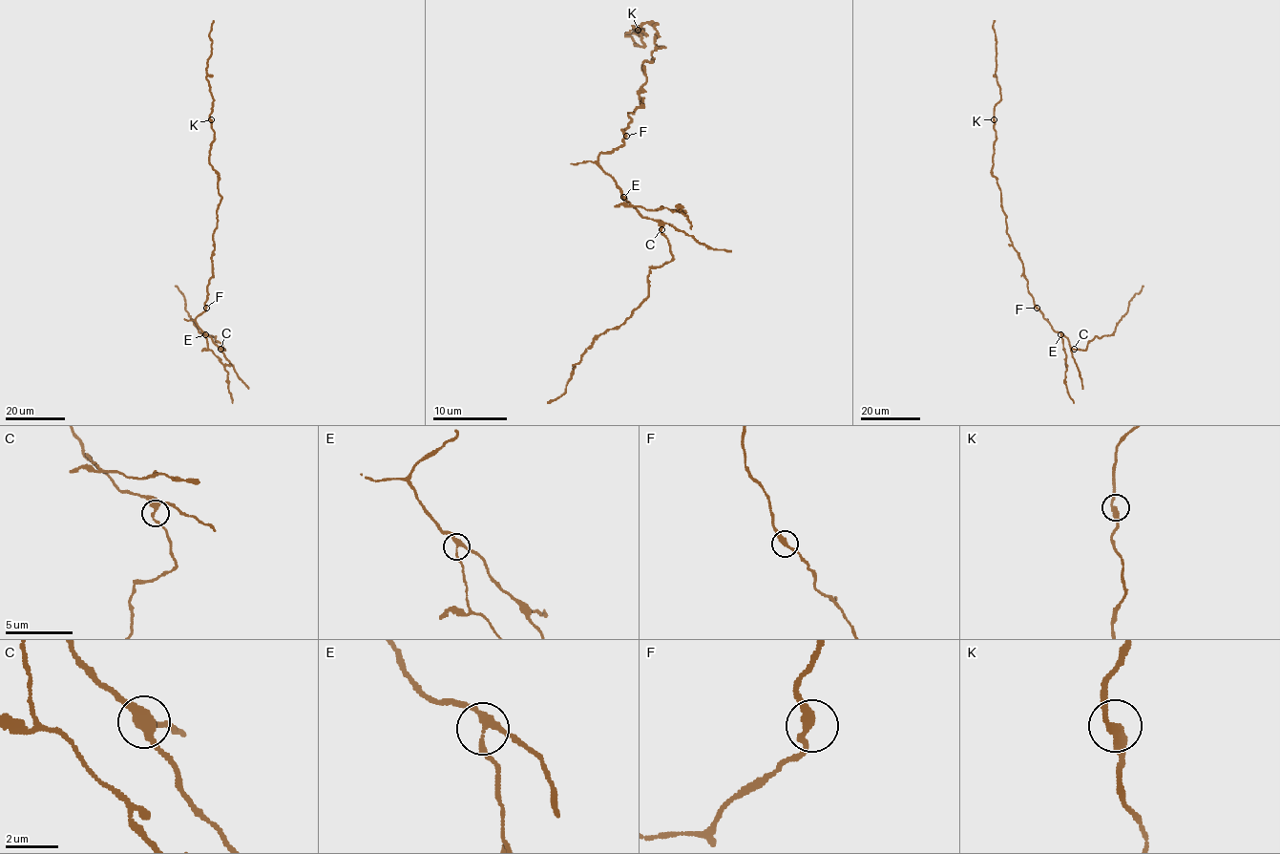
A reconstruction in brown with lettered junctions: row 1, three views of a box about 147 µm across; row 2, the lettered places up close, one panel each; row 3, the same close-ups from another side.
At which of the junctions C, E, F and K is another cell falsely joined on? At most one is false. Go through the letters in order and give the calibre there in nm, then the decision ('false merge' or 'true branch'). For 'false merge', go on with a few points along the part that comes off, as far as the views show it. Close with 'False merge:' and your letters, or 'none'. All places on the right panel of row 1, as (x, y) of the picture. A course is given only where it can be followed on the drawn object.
C: 240 nm | true branch
E: 240 nm | false merge | (1061, 334), (1066, 366), (1065, 384), (1074, 402)
F: 300 nm | true branch
K: 280 nm | true branch
False merge: E

